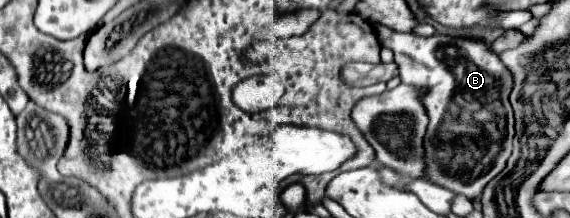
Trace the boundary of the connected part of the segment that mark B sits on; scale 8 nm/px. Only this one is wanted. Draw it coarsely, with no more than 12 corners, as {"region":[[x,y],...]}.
{"region":[[375,24],[421,104],[429,182],[481,196],[513,150],[483,40]]}

